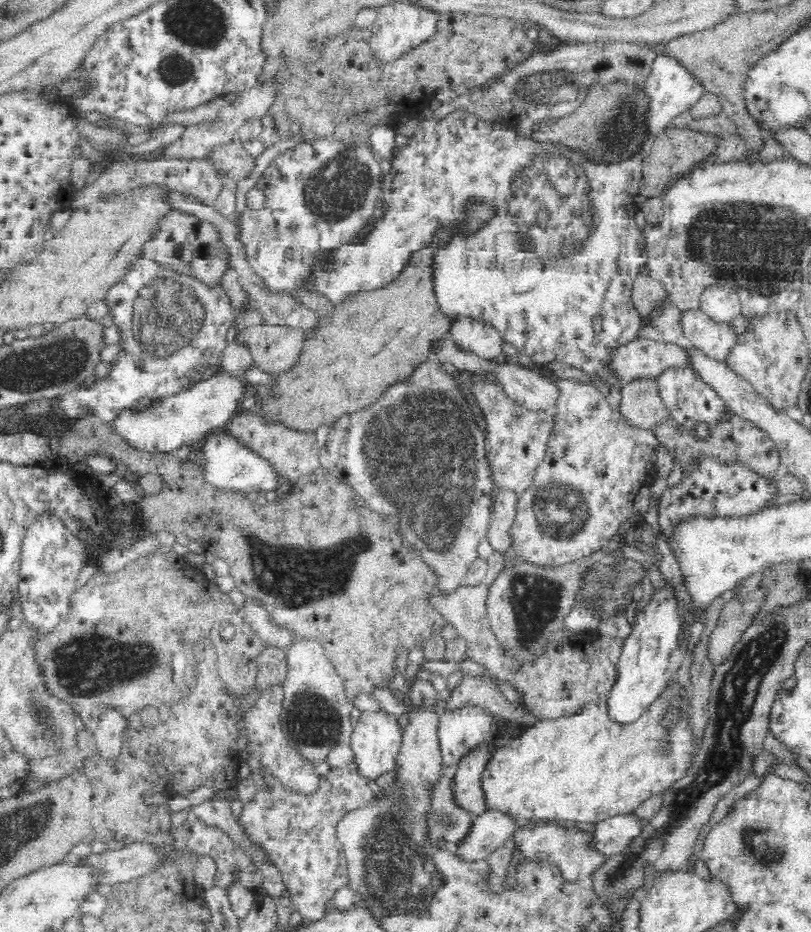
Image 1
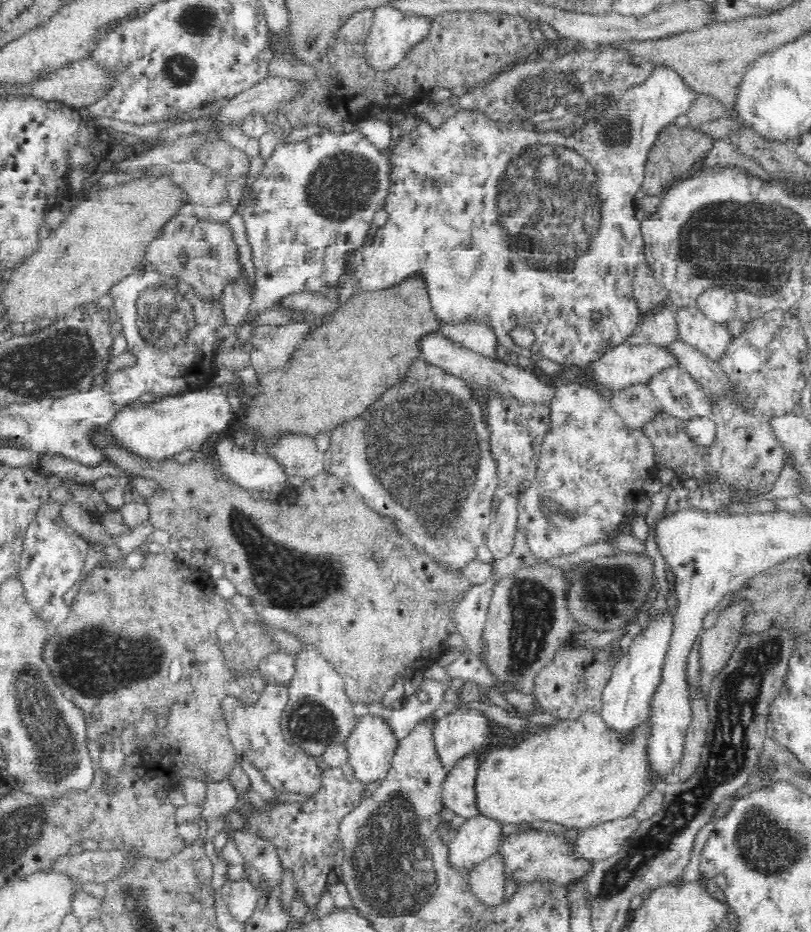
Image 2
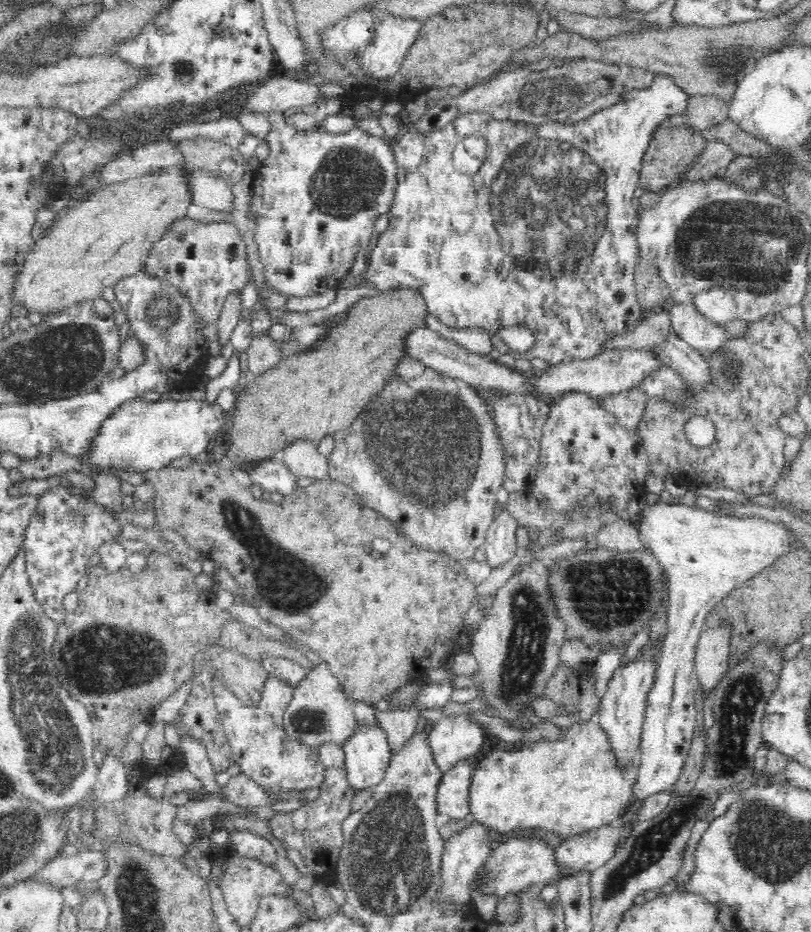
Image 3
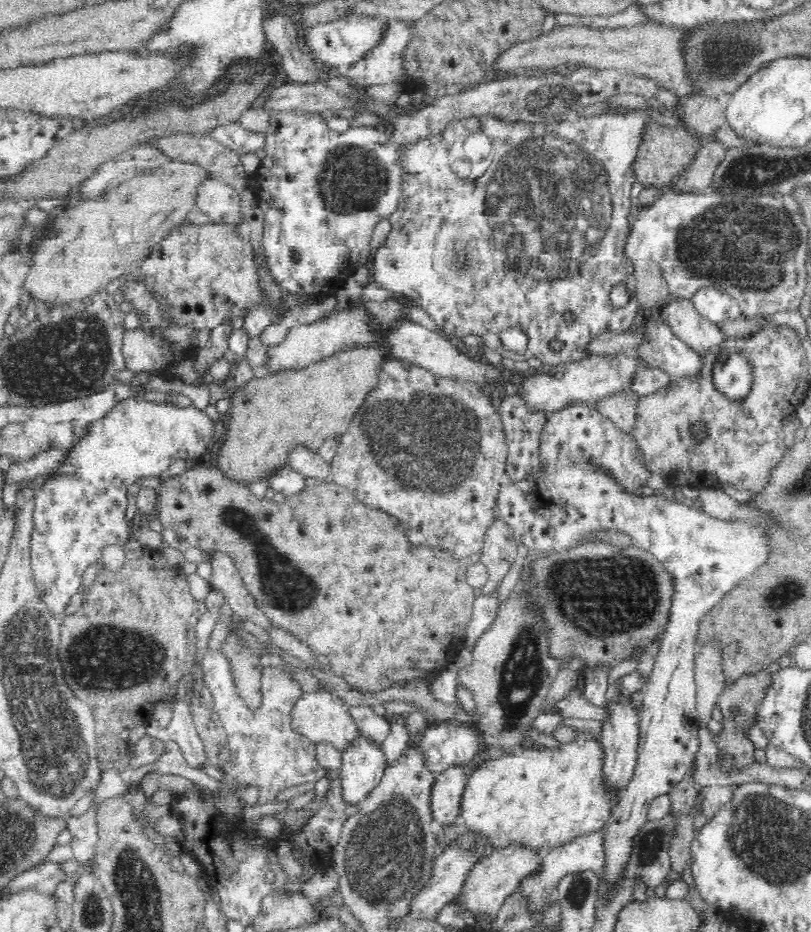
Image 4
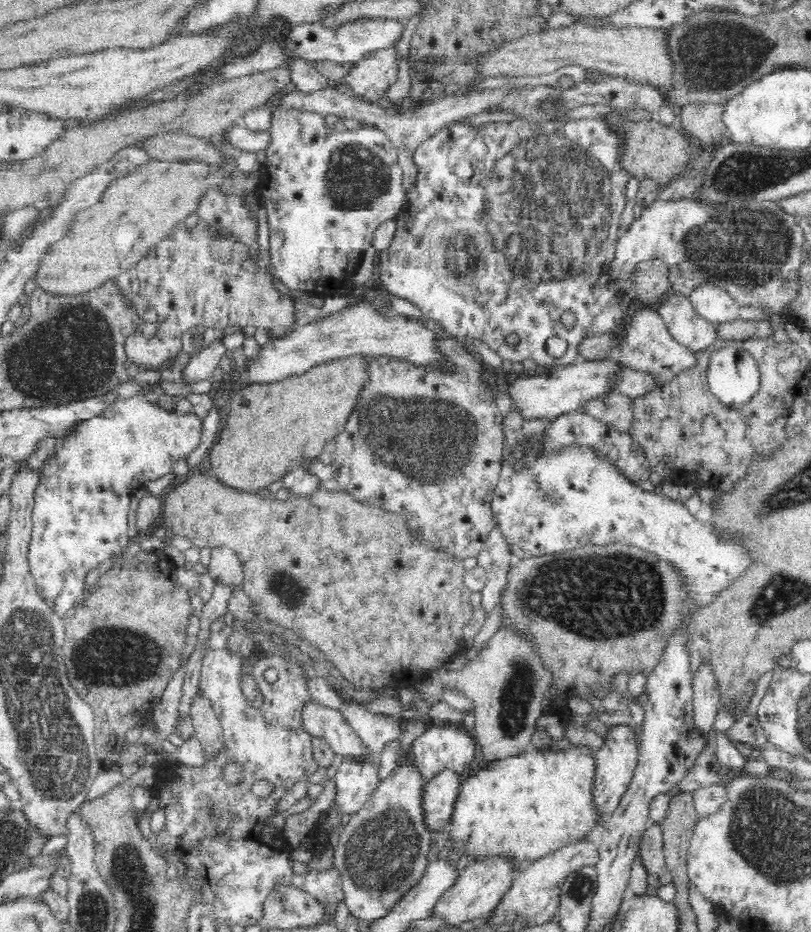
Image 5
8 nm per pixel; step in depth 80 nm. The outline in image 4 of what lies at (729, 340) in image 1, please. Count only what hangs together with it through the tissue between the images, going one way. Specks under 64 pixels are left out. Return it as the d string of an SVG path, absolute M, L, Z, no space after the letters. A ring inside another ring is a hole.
M672 300L659 312L672 333L696 352L718 351L727 340L722 330L703 318L691 301Z

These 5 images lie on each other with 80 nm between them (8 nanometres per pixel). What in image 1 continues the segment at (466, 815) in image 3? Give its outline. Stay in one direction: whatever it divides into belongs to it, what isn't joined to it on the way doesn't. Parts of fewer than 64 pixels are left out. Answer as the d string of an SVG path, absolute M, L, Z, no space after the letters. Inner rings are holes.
M491 740L470 750L462 758L458 768L454 769L454 793L457 794L457 802L476 817L490 810L482 788L482 776L490 760L493 760L495 747L494 740Z

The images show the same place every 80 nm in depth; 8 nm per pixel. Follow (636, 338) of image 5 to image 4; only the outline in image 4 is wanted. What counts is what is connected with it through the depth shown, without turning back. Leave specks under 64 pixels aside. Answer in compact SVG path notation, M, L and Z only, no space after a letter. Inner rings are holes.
M654 324L650 328L650 344L644 344L642 356L652 362L654 368L660 368L672 376L696 378L702 372L702 354L694 351L684 341L678 339L668 324Z

